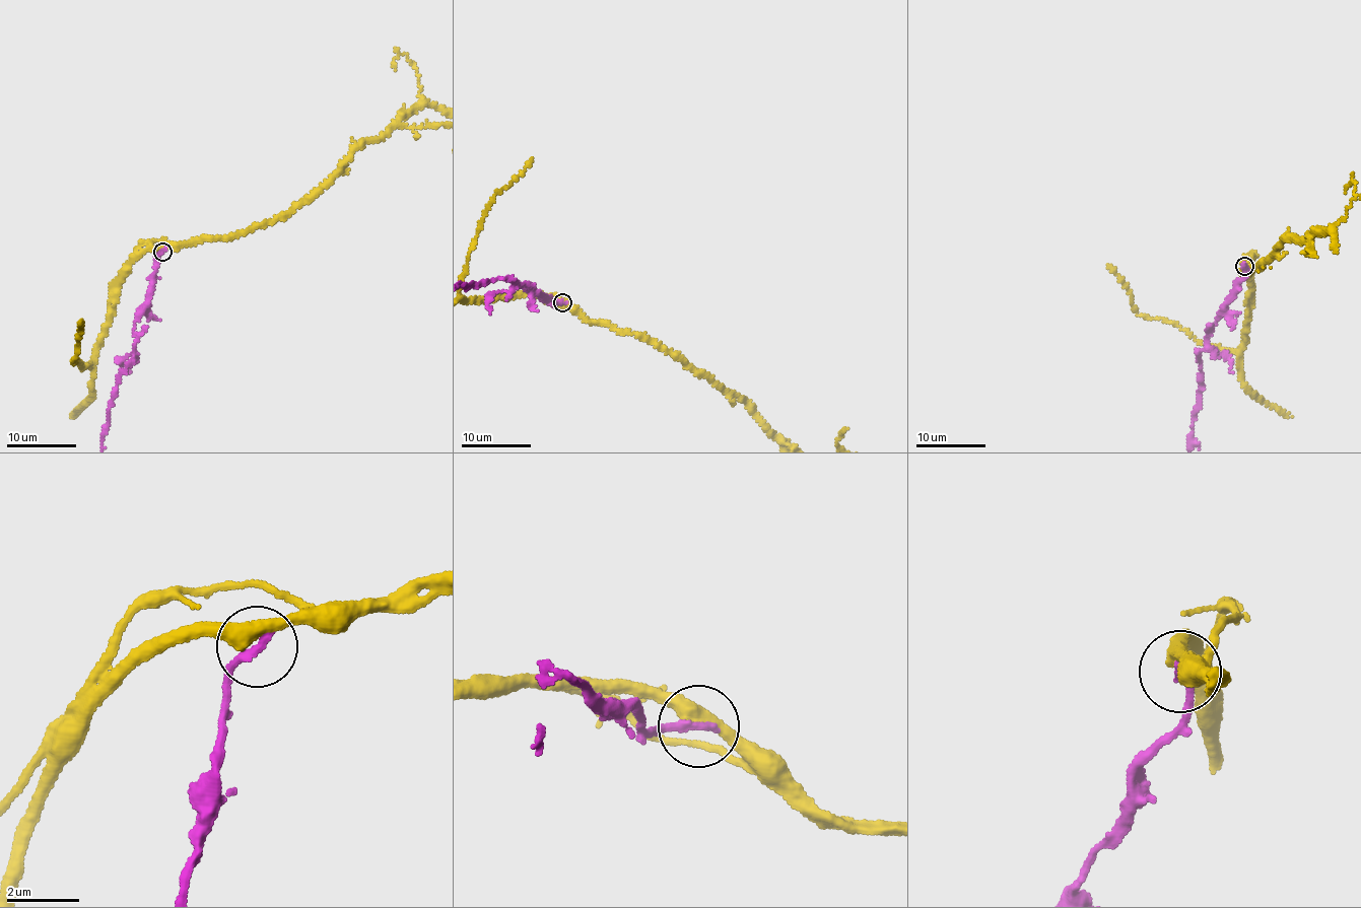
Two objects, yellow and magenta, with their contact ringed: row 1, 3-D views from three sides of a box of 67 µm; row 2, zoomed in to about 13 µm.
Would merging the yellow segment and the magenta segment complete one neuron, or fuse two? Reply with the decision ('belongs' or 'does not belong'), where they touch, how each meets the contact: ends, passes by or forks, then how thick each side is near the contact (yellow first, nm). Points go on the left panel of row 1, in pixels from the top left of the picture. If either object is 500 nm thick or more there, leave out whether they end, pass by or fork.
does not belong; at (162, 252); yellow passes by; magenta ends there; 400 nm thick on the yellow side, 240 nm on the other

